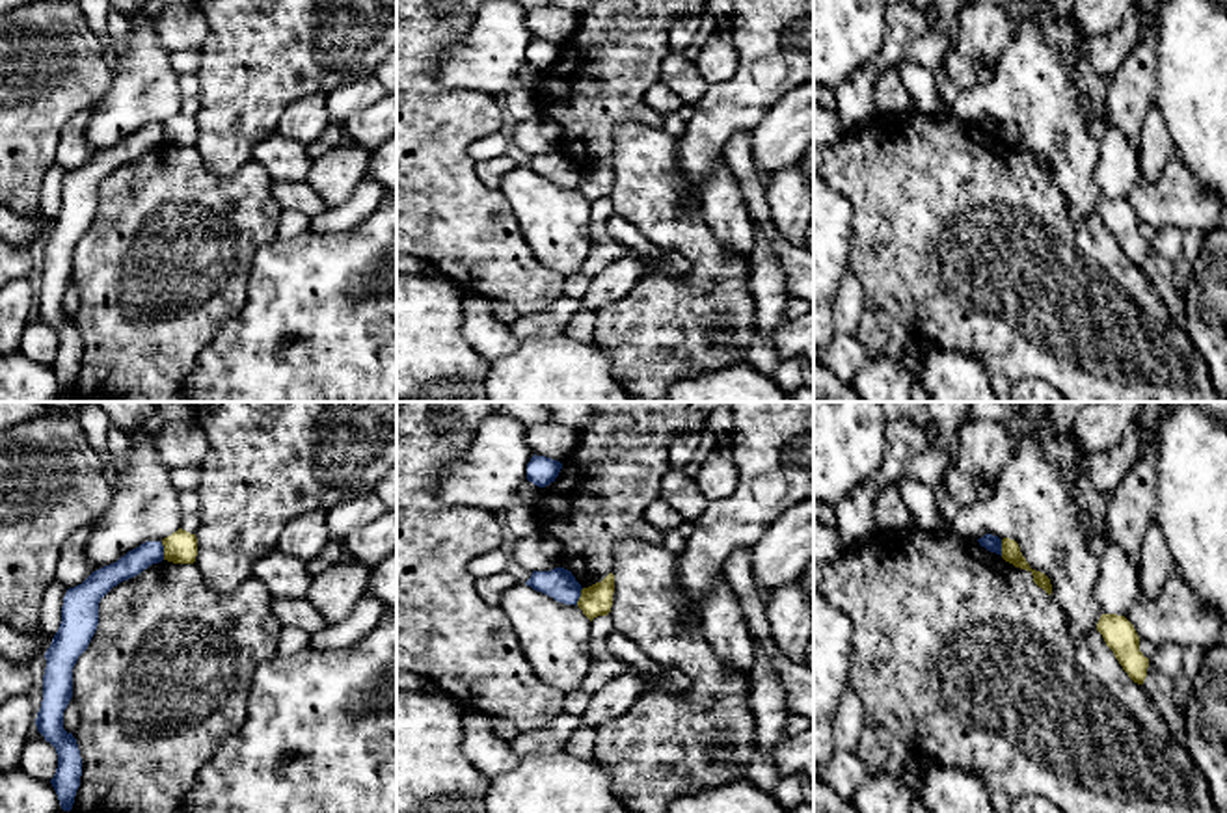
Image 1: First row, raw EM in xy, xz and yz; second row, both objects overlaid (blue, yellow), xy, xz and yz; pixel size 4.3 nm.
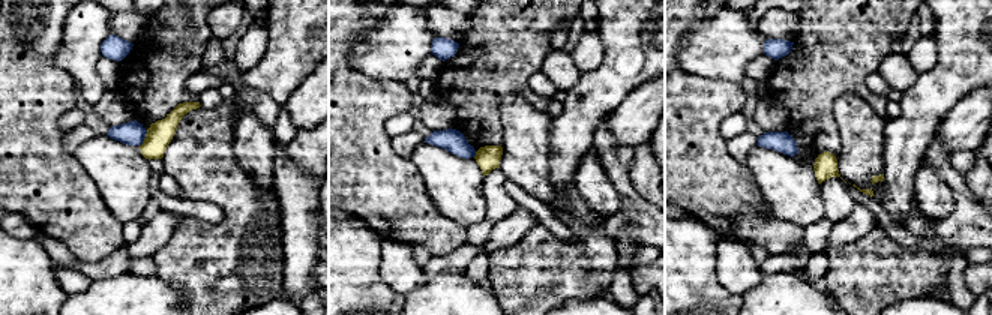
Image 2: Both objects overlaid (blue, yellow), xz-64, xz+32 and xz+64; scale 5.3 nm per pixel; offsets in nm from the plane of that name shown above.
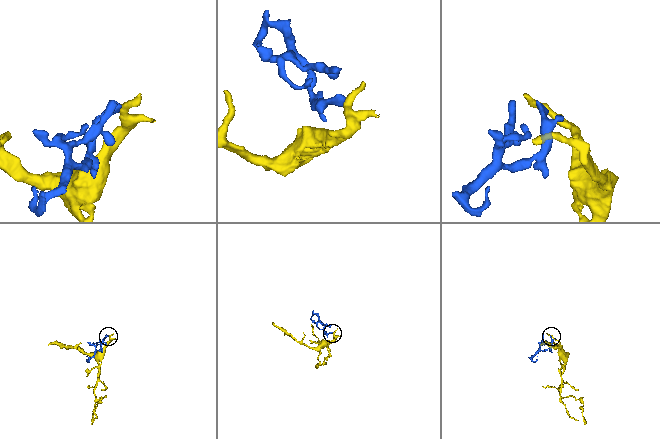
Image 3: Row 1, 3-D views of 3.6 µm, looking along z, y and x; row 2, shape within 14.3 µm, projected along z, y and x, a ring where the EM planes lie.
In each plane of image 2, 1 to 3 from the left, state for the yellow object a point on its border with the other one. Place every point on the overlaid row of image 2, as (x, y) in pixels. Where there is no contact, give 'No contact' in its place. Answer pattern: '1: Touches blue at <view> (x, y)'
1: Touches blue at xz-64 (144, 137)
2: Touches blue at xz+32 (474, 155)
3: No contact

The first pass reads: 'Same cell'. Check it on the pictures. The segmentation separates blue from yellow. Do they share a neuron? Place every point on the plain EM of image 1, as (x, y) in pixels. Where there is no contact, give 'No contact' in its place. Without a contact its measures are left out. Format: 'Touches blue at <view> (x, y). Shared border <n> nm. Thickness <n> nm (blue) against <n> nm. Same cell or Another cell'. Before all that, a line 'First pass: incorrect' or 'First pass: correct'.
First pass: incorrect
Touches blue at xy (162, 134). Shared border 80 nm. Thickness 100 nm (blue) against 140 nm. Another cell

